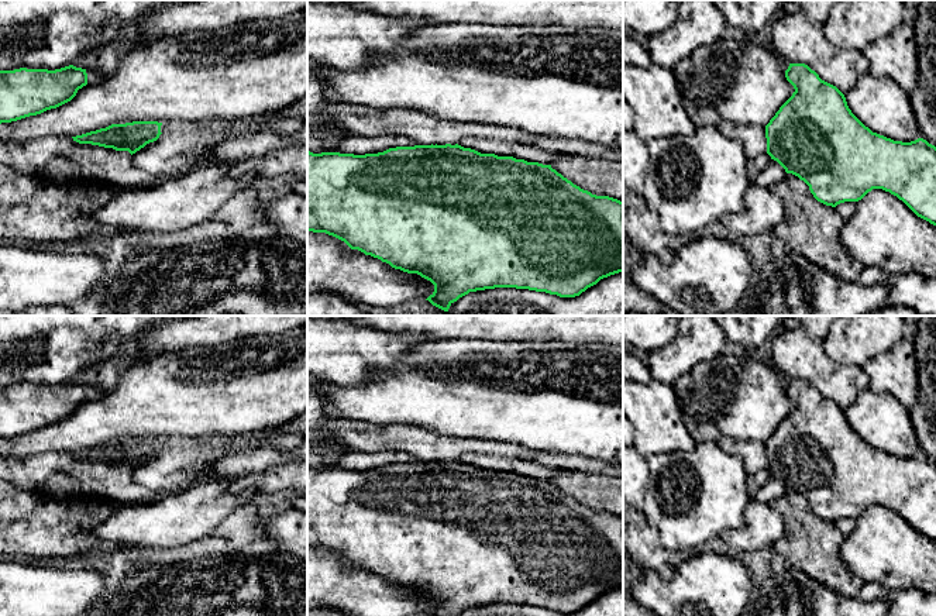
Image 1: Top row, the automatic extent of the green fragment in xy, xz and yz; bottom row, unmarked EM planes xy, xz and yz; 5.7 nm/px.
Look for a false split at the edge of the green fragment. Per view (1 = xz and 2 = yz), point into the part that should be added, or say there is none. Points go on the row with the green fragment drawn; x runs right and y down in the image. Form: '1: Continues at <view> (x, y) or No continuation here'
1: No continuation here
2: No continuation here

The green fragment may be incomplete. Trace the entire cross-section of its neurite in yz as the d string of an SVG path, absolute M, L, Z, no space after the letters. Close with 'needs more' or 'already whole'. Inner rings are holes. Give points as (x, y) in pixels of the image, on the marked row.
M789 63L785 78L795 92L765 125L771 159L803 180L813 197L826 206L858 202L873 189L882 189L936 226L935 145L923 138L902 142L873 133L851 113L844 94L805 63Z | already whole

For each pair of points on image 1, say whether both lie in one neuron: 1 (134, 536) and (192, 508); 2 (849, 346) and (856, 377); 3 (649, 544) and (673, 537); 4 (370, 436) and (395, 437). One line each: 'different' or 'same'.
1: same
2: different
3: different
4: same

